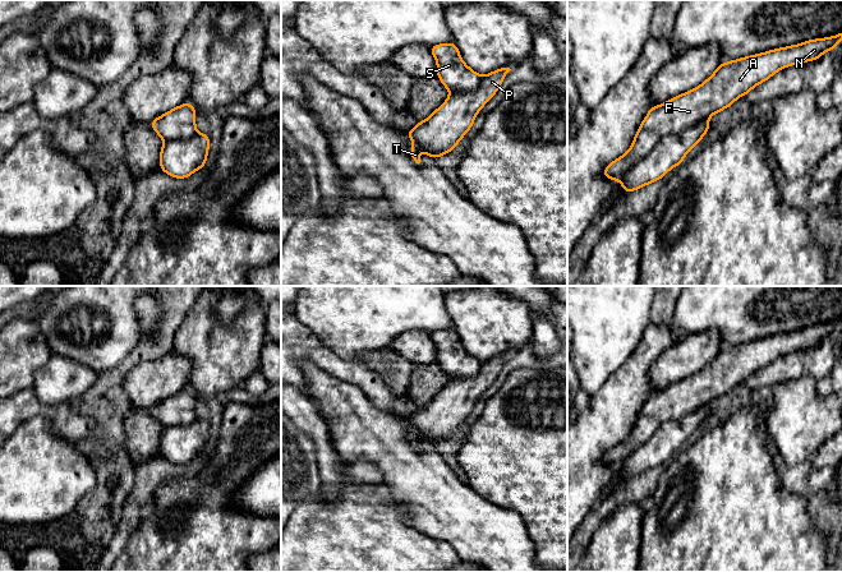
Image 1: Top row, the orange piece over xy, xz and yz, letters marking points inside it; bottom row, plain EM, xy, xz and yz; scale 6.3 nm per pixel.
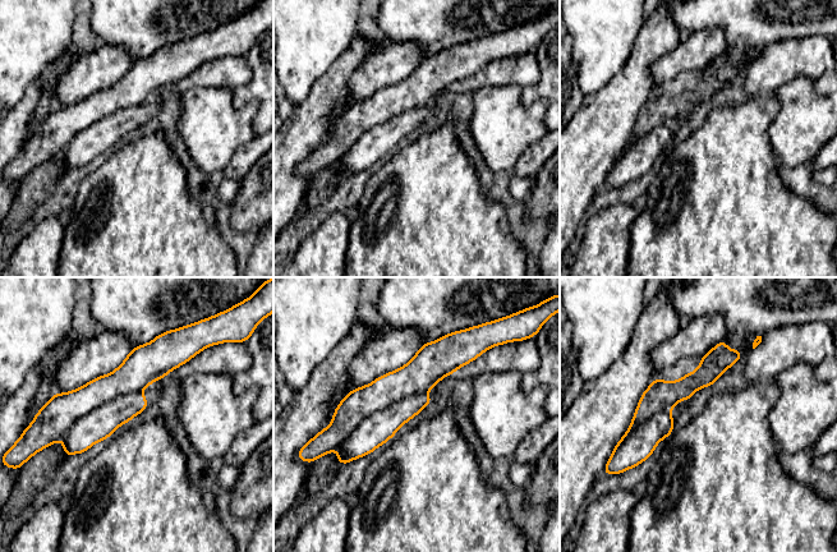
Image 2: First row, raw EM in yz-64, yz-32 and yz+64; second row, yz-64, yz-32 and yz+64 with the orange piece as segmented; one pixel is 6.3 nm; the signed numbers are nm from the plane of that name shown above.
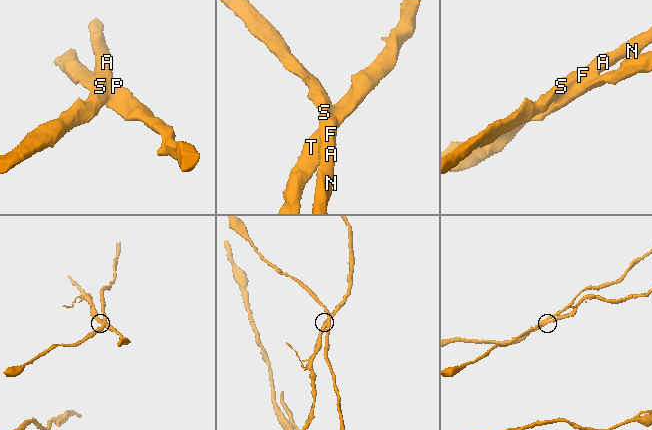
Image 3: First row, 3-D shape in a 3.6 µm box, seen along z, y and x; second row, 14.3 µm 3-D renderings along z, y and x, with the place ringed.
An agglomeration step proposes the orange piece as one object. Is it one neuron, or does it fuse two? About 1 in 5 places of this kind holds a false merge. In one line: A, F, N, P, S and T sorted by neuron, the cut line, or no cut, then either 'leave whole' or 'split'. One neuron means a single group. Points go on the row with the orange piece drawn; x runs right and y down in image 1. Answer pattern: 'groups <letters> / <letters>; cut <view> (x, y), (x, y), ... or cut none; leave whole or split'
groups A F N S / P T; cut yz (707, 119), (666, 134), (620, 180); split

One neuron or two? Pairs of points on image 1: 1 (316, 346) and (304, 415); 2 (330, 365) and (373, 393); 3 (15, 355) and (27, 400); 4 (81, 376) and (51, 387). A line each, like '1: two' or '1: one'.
1: two
2: one
3: two
4: one

